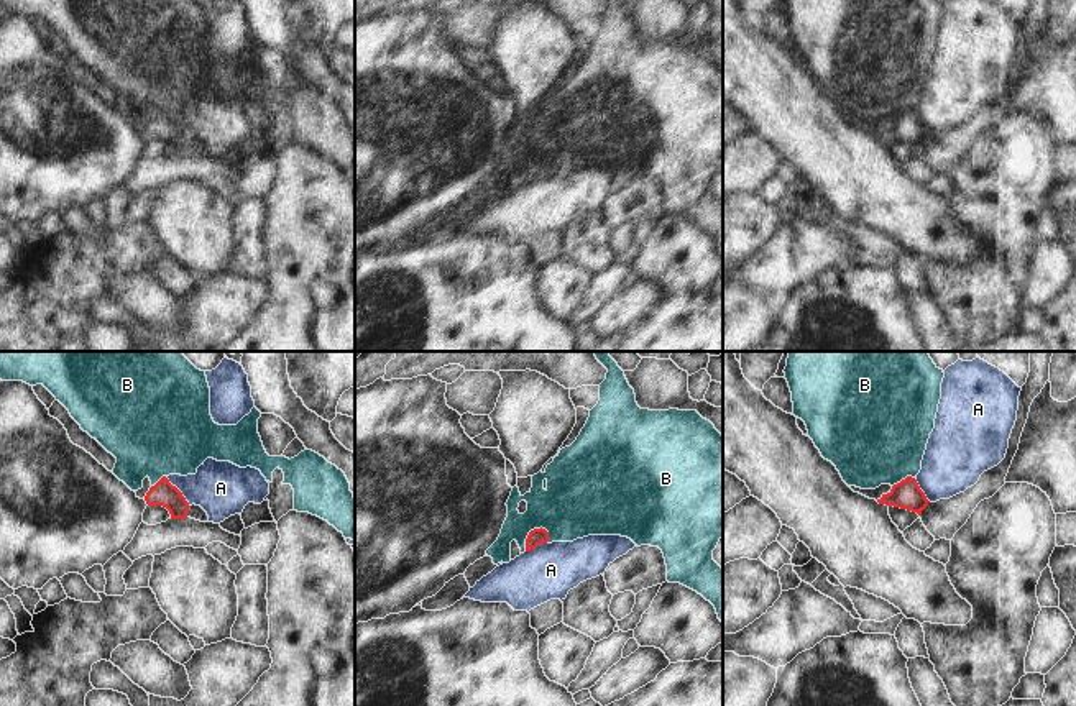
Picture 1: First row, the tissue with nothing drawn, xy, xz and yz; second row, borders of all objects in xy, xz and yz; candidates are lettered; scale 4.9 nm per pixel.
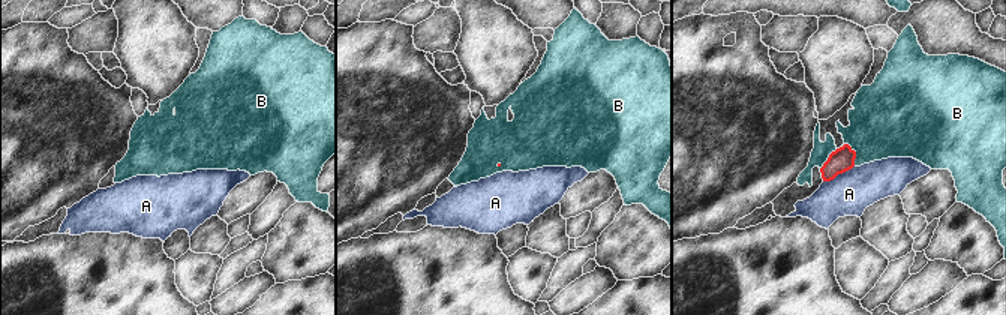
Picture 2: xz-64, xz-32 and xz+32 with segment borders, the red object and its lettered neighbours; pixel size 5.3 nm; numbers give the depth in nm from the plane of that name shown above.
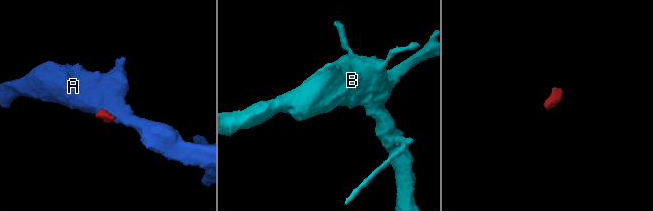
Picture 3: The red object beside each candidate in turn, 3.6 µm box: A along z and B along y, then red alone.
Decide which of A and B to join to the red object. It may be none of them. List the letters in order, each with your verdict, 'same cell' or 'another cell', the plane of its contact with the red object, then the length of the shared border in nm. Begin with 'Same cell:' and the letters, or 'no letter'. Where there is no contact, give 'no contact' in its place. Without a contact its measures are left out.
Same cell: B
A: another cell; contact in xy; length 190 nm
B: same cell; contact in xz; length 160 nm

